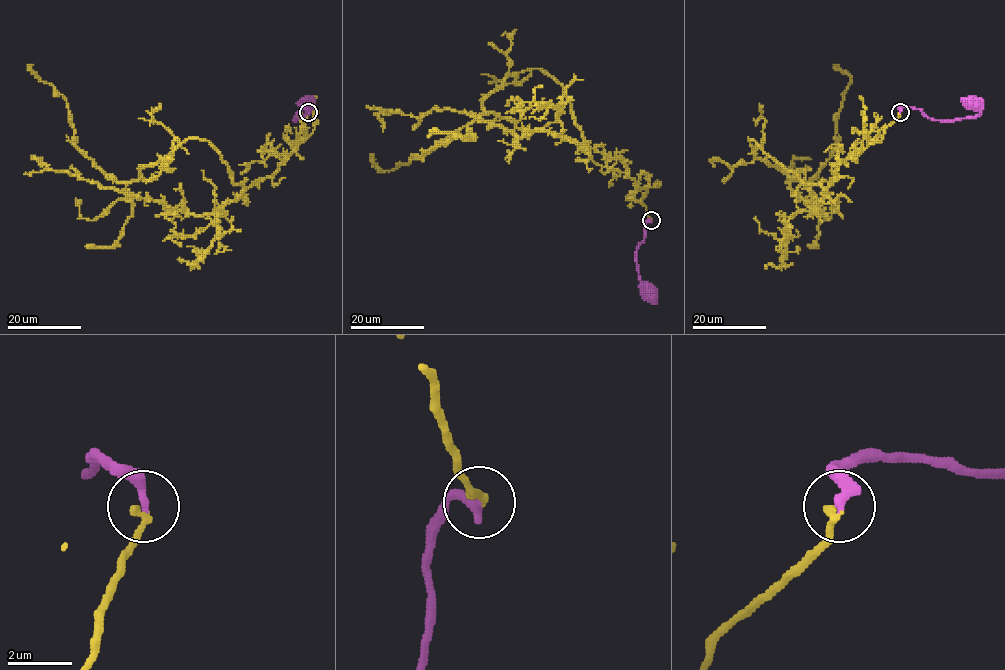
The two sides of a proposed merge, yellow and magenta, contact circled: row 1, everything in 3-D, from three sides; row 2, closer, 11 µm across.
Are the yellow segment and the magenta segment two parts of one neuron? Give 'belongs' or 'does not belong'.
belongs

